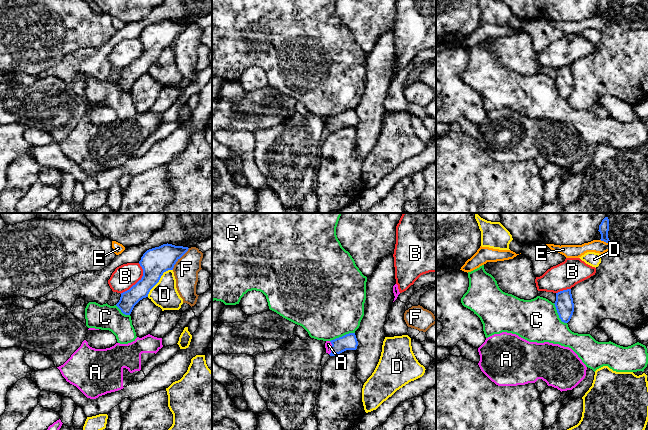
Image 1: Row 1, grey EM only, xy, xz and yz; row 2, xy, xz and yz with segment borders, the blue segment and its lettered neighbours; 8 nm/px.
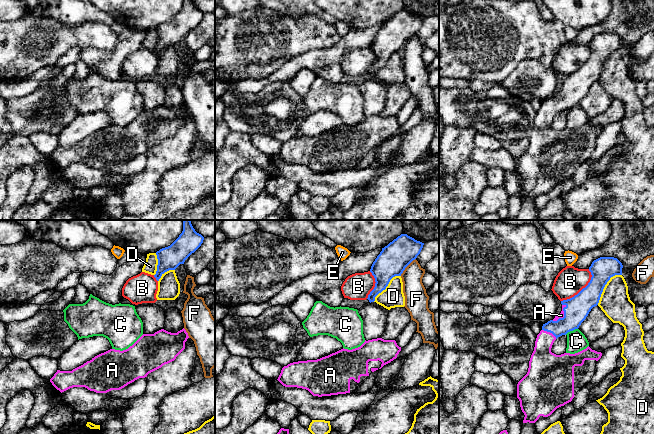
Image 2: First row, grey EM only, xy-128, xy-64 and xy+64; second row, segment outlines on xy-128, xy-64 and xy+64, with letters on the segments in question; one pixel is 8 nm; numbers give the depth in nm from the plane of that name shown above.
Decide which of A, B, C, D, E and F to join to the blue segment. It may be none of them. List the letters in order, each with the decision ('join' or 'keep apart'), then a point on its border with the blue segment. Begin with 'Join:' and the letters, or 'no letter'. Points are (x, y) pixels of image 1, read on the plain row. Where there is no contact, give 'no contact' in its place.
Join: A
A: join | xz (331, 124)
B: keep apart | xy (138, 57)
C: keep apart | xz (342, 112)
D: keep apart | xy (159, 55)
E: keep apart | yz (606, 18)
F: keep apart | xy (179, 34)

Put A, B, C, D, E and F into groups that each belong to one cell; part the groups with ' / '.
A / B / C / D / E / F

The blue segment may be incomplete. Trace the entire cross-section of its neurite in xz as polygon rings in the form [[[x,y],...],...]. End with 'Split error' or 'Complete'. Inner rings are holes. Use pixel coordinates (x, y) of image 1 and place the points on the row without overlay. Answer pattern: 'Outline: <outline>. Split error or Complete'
Outline: [[[355,109],[346,110],[334,116],[326,117],[325,119],[326,129],[330,132],[335,132],[346,126],[356,126],[357,122],[358,117]]]. Split error

